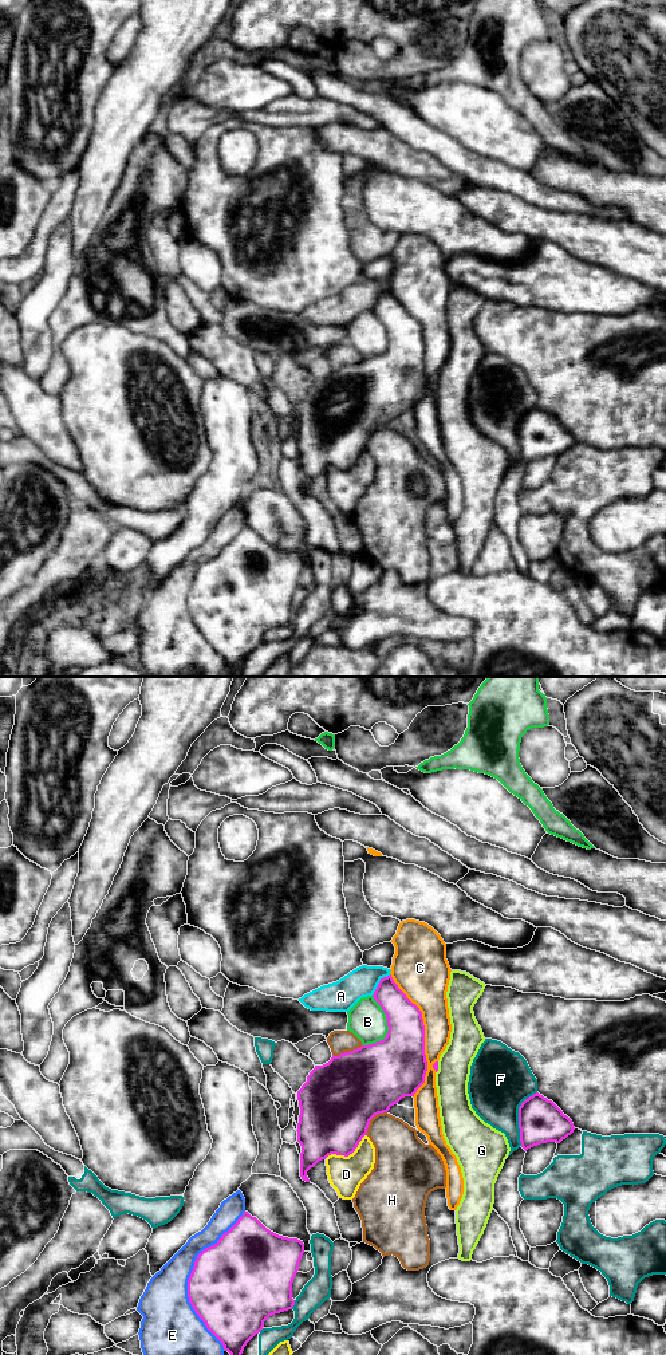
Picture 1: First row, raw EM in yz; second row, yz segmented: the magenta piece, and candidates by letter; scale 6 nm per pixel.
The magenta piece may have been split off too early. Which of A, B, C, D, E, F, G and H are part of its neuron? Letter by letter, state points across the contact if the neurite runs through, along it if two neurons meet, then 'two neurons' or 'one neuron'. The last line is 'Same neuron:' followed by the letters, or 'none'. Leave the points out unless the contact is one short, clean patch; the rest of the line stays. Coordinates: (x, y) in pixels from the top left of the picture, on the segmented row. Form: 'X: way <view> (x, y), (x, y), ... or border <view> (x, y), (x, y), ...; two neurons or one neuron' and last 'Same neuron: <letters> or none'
A: border yz (390, 975), (379, 981), (371, 995); two neurons
B: two neurons
C: two neurons
D: two neurons
E: two neurons
F: two neurons
G: two neurons
H: two neurons
Same neuron: none

